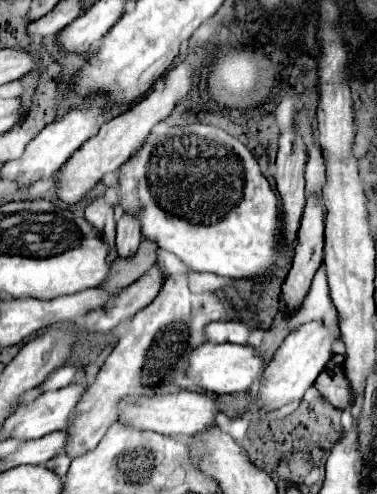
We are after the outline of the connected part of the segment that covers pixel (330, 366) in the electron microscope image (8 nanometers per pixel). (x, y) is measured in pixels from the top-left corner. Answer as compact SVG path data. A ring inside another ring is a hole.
M334 354L332 360L326 364L324 372L316 378L316 390L336 408L346 408L352 400L348 380L344 378L344 358Z

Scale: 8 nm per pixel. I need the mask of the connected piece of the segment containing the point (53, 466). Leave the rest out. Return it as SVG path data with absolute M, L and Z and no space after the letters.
M60 454L60 456L54 456L54 460L48 460L44 466L48 468L48 470L54 470L56 474L60 474L60 476L64 476L66 474L66 470L68 470L68 466L70 466L70 458L68 456L64 456L64 454Z

